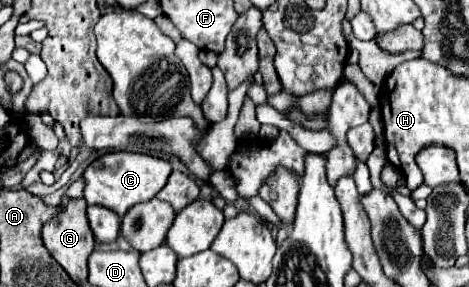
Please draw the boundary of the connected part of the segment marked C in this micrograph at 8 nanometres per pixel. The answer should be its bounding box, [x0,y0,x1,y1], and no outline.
[83,151,171,217]

